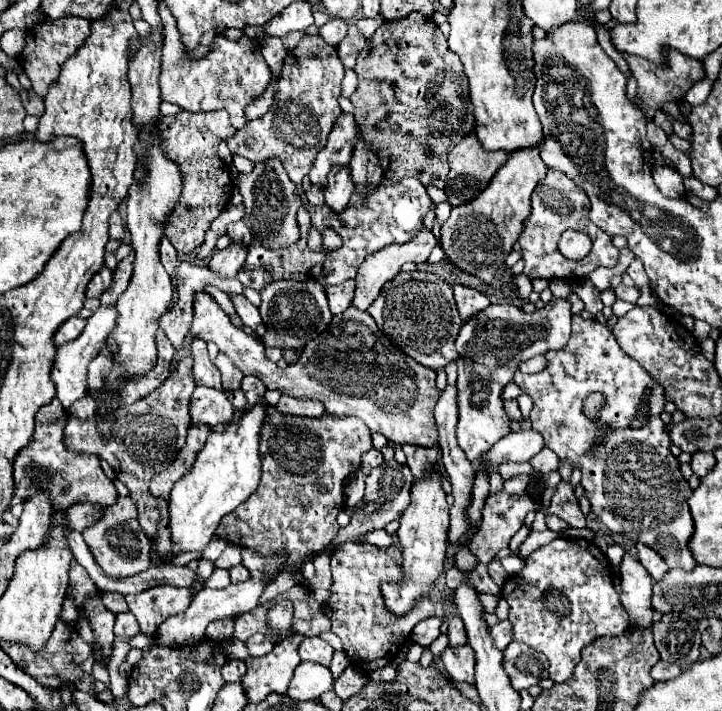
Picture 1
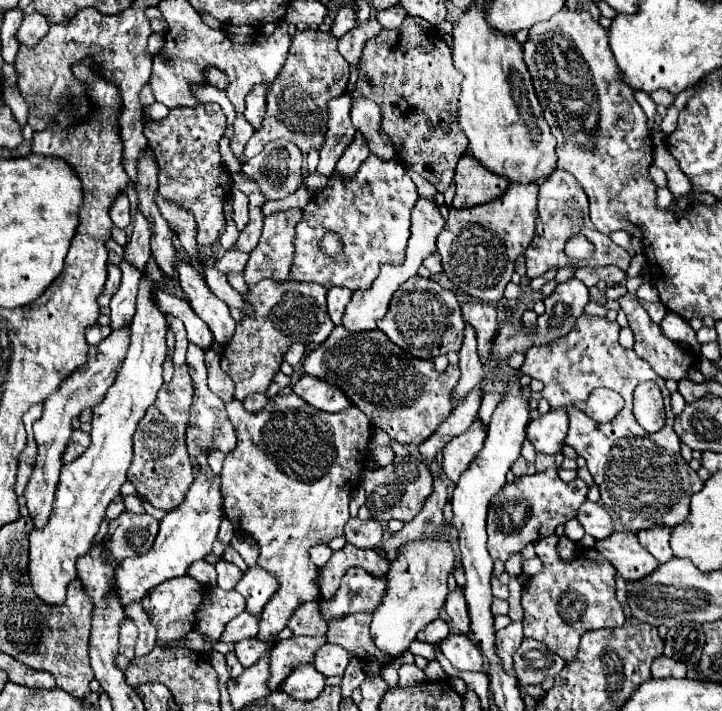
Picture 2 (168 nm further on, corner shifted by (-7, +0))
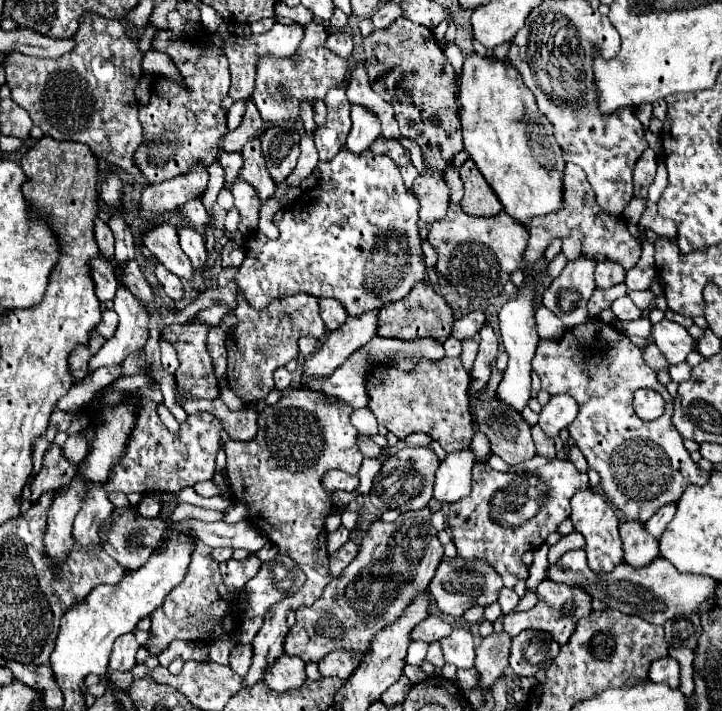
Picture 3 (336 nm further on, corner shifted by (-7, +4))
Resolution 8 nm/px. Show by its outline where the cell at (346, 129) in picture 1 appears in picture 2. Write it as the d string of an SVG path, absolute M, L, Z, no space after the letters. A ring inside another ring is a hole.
M340 95L328 103L328 133L326 143L320 149L320 163L318 163L318 173L326 177L334 173L340 155L356 135L356 129L352 127L350 121L350 109L352 109L350 95Z

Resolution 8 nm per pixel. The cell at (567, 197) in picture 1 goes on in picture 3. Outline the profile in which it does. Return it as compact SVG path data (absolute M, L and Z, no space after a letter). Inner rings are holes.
M566 163L564 209L548 213L544 217L536 217L526 225L526 229L530 233L530 241L528 241L528 247L524 253L524 263L528 267L532 267L544 255L544 251L552 239L556 239L556 237L566 239L574 227L580 227L584 231L586 237L582 239L582 253L588 255L590 259L596 259L596 261L610 259L610 261L620 263L624 269L630 269L632 263L636 263L640 259L640 243L638 243L638 239L634 239L630 235L626 221L622 217L600 211L600 205L596 203L596 195L592 195L592 187L588 185L584 171L580 167L576 167L574 163Z

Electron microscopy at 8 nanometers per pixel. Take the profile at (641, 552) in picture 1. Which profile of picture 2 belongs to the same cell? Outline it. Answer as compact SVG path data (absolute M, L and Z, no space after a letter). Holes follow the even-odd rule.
M666 527L640 531L638 541L658 563L668 563L674 557L670 549L670 531Z

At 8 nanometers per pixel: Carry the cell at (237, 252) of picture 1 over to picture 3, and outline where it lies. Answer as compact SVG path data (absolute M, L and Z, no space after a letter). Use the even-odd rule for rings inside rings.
M250 139L244 149L242 149L242 159L244 167L240 171L240 181L248 181L260 195L260 201L264 203L266 199L272 197L276 185L272 183L272 177L268 175L266 169L266 159L260 147L260 139Z

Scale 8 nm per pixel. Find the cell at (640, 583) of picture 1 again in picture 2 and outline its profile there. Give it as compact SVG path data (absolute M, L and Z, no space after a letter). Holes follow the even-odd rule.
M614 531L610 537L596 541L596 549L622 573L626 581L640 581L658 567L656 559L640 547L630 531Z

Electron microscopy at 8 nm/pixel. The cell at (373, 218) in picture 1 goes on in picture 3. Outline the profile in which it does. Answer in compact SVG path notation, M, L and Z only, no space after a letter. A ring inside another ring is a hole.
M342 147L334 159L320 161L316 167L320 169L320 181L318 181L318 185L314 189L302 191L302 195L298 197L298 201L294 201L288 209L280 209L274 215L274 225L280 229L280 237L276 241L272 241L266 235L262 235L260 231L252 233L250 237L246 235L244 237L246 257L244 257L242 265L220 271L218 285L220 287L226 287L230 281L236 281L238 291L258 311L264 309L264 307L268 307L268 303L272 299L280 299L280 297L286 297L286 295L298 295L298 293L308 293L308 295L314 295L314 297L338 299L350 317L360 317L364 311L382 309L382 307L386 307L386 305L390 305L394 301L400 301L402 297L408 295L408 291L410 291L412 285L416 285L418 281L424 281L424 277L426 277L426 265L424 265L424 253L422 253L422 247L420 247L422 239L418 235L418 199L412 195L410 189L404 187L402 177L400 177L400 171L396 169L396 163L392 159L388 159L386 155L374 155L372 151L362 151L360 155L356 155L356 153L348 151L346 147Z

